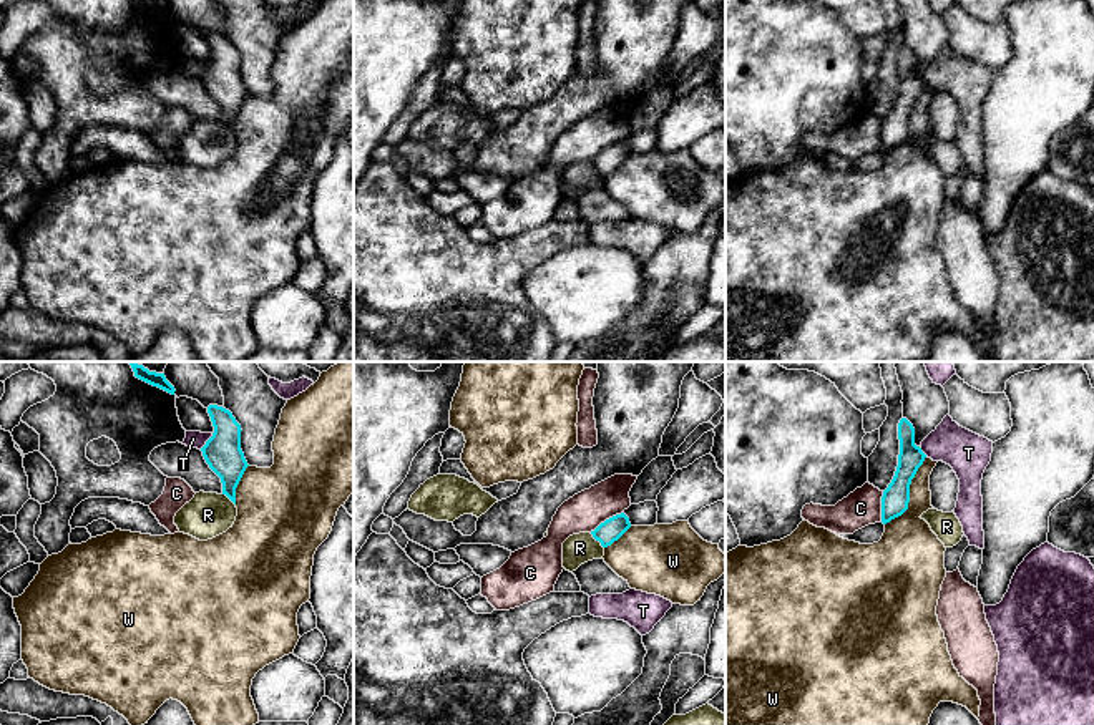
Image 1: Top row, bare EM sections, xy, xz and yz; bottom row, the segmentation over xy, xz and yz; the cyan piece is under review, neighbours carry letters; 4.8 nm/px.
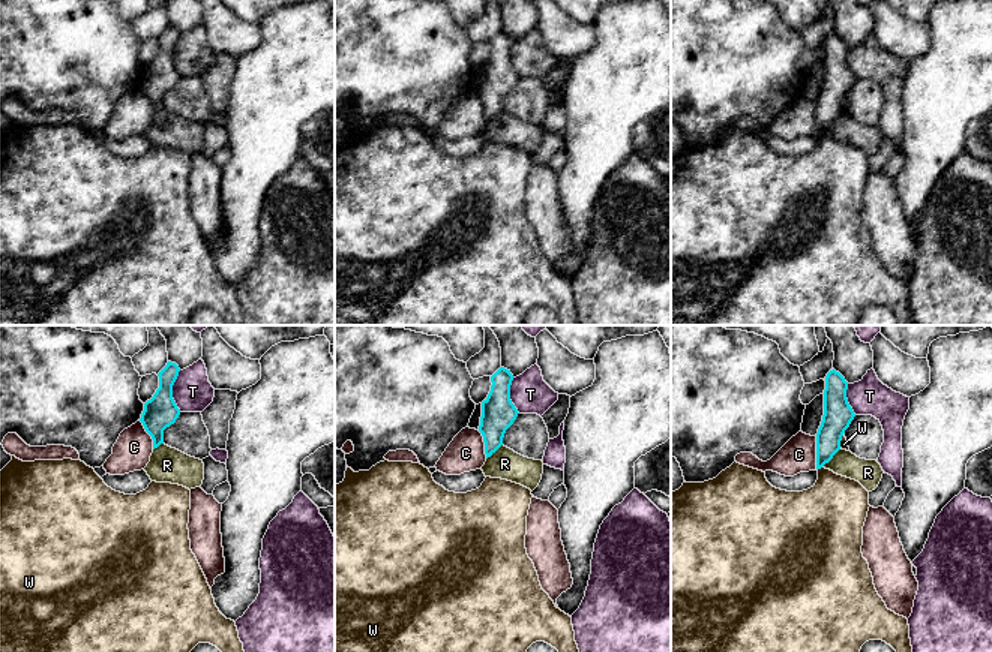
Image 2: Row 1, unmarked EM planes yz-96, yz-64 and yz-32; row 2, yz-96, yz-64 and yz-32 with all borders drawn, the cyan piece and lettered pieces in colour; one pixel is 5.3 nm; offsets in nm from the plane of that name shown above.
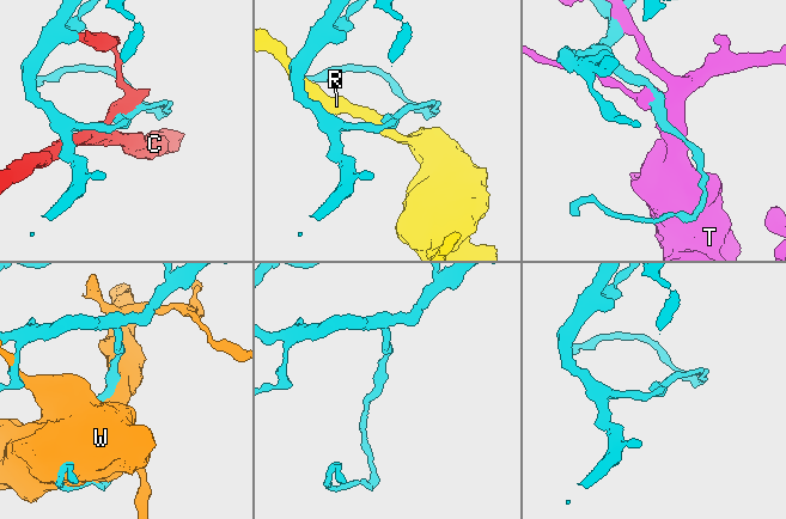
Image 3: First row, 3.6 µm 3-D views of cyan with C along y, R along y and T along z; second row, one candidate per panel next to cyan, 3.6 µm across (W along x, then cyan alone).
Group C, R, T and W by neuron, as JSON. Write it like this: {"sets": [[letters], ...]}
{"sets": [["C"], ["R"], ["T"], ["W"]]}

